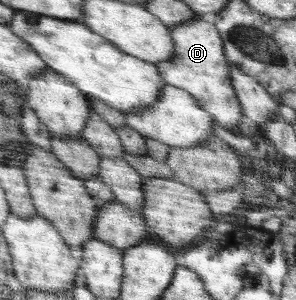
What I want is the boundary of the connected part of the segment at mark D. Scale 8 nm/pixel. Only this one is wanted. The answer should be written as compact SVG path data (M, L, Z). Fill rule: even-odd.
M200 16L193 21L179 23L169 28L175 45L172 59L156 65L159 75L166 84L187 91L198 105L213 116L213 121L230 131L239 131L244 127L244 115L235 88L229 78L230 62L226 59L218 30L207 17Z

